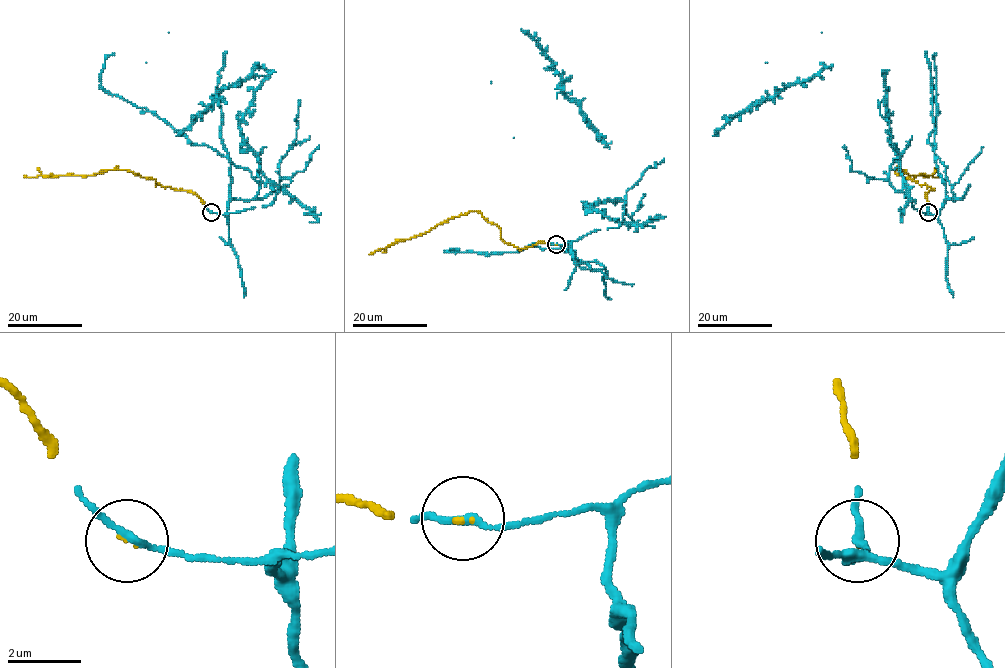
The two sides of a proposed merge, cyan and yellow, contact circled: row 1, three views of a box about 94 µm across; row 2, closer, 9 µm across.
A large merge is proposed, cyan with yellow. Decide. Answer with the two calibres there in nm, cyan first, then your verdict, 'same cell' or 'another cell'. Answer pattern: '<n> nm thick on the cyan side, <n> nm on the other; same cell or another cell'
190 nm thick on the cyan side, 60 nm on the other; same cell

